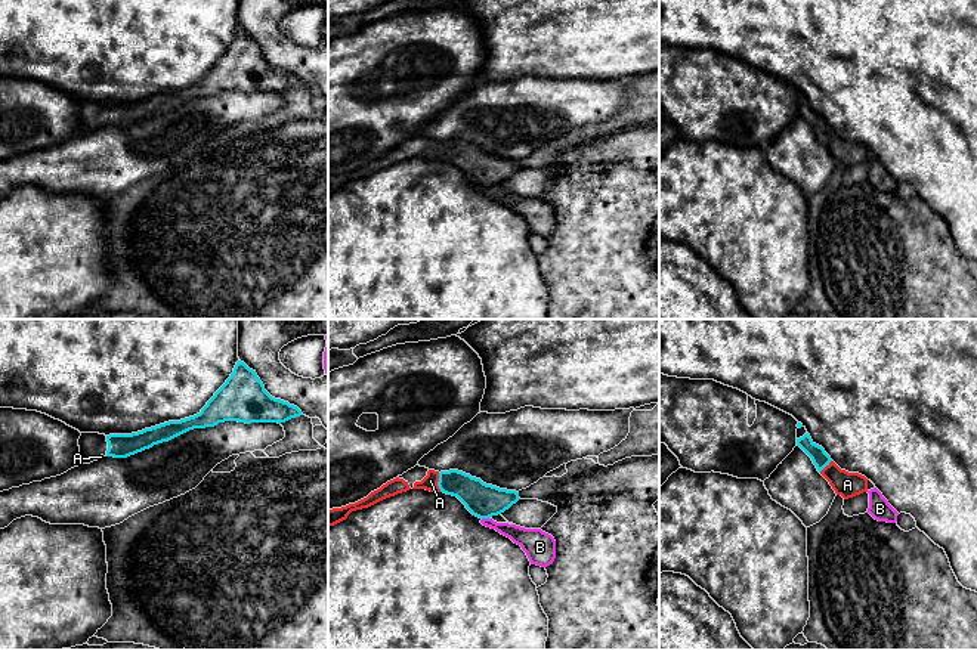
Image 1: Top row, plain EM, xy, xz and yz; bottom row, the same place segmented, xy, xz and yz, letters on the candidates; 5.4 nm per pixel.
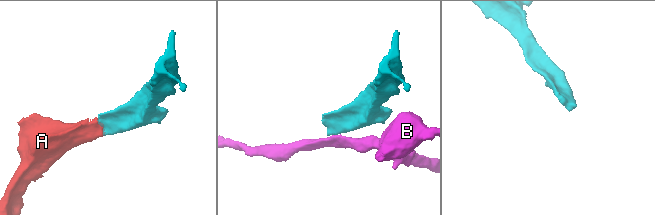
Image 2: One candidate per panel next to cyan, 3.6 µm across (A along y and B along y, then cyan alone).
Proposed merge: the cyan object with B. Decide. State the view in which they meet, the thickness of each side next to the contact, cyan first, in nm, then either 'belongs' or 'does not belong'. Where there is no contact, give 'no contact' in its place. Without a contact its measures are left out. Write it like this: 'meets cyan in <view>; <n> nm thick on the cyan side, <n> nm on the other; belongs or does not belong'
meets cyan in xz; 190 nm thick on the cyan side, 100 nm on the other; does not belong

